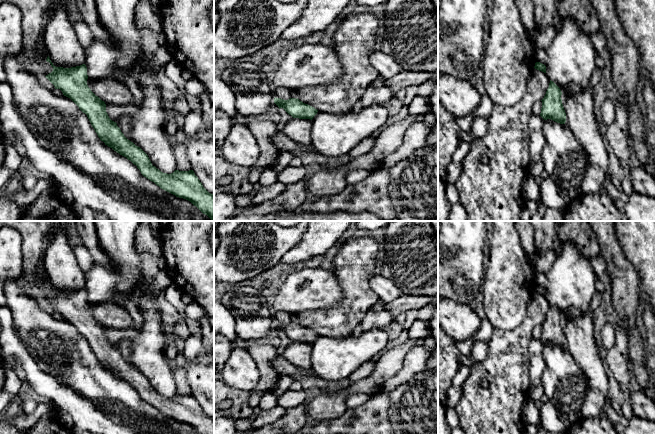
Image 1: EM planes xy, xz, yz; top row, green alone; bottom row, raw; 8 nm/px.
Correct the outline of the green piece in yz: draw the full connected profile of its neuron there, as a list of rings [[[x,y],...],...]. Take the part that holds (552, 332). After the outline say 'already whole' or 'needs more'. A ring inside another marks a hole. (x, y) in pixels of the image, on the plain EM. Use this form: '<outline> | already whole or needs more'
[[[550,304],[549,311],[542,325],[540,340],[544,343],[551,343],[557,347],[565,348],[566,337],[561,323],[560,312]]] | already whole

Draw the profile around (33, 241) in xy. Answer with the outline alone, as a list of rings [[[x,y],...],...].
[[[0,221],[3,226],[15,227],[22,236],[22,266],[31,283],[46,284],[48,275],[44,266],[47,235],[58,231],[66,234],[63,221]]]

